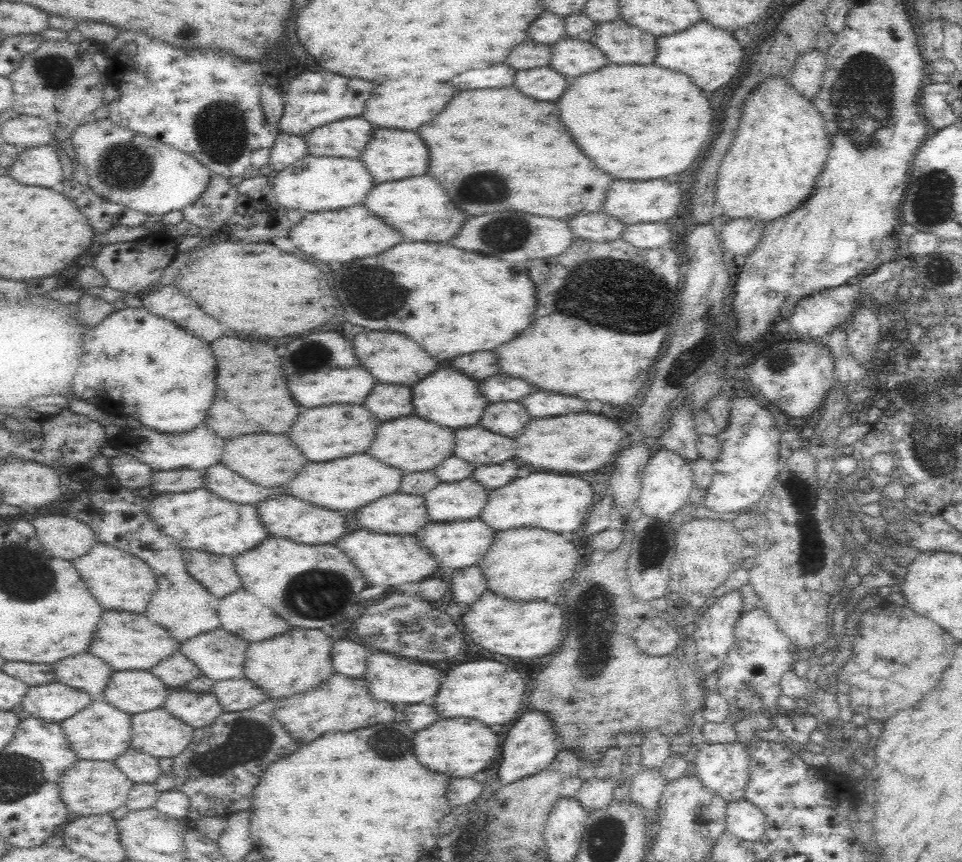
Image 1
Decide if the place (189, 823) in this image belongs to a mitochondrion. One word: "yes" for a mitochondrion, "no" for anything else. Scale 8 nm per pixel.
no

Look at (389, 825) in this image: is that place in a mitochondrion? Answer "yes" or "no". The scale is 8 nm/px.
no

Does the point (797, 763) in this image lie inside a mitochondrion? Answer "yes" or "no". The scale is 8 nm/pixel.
no

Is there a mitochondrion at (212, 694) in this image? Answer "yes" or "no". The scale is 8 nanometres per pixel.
no

